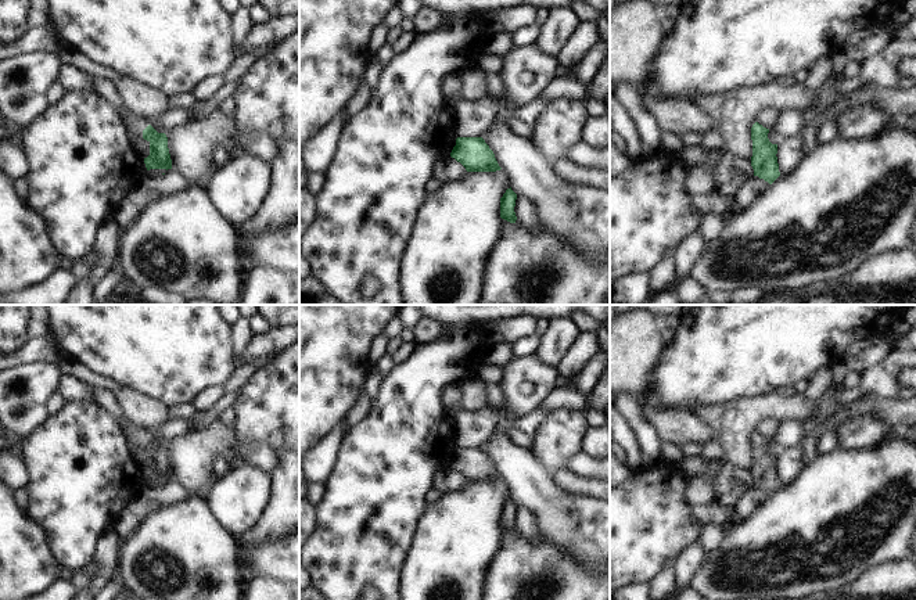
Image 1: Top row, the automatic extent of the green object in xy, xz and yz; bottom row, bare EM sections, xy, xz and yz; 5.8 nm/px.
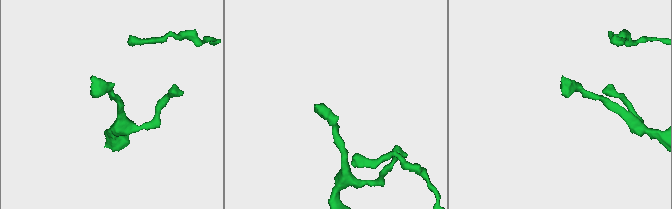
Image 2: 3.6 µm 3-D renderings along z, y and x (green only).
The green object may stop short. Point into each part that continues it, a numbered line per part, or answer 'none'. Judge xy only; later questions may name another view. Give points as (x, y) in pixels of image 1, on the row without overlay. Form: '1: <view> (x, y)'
1: xy (133, 435)

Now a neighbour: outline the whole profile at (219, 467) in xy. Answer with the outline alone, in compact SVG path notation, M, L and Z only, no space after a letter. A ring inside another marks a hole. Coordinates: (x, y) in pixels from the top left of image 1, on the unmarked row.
M218 456L213 463L212 463L212 468L211 468L211 479L213 484L216 484L227 471L229 471L229 466L227 463Z

